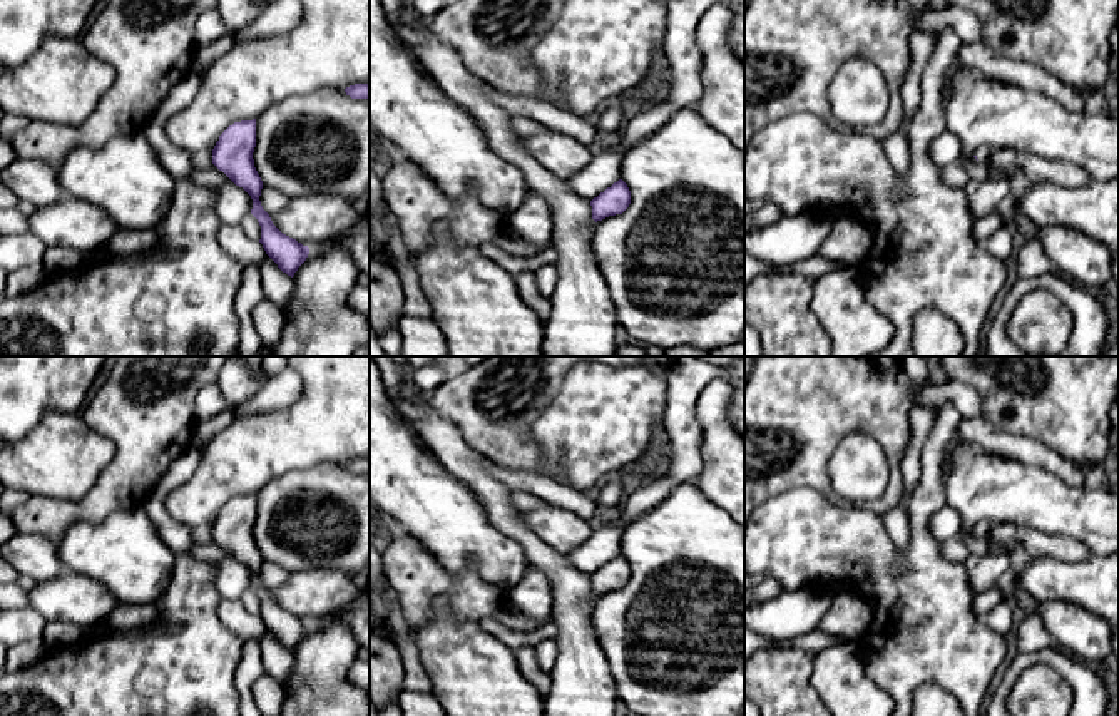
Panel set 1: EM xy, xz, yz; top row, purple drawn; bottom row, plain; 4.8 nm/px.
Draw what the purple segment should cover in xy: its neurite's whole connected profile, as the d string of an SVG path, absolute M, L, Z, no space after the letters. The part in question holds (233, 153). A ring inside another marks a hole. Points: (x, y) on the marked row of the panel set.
M256 119L234 122L219 136L212 149L212 164L251 196L251 214L261 226L259 243L278 268L293 278L306 261L309 248L283 234L263 209L259 201L263 181L254 167L254 147Z

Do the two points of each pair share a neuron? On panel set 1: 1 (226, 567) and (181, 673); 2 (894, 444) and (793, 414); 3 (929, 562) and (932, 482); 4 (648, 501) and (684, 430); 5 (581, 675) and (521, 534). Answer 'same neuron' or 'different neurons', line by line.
1: different neurons
2: same neuron
3: same neuron
4: same neuron
5: same neuron

